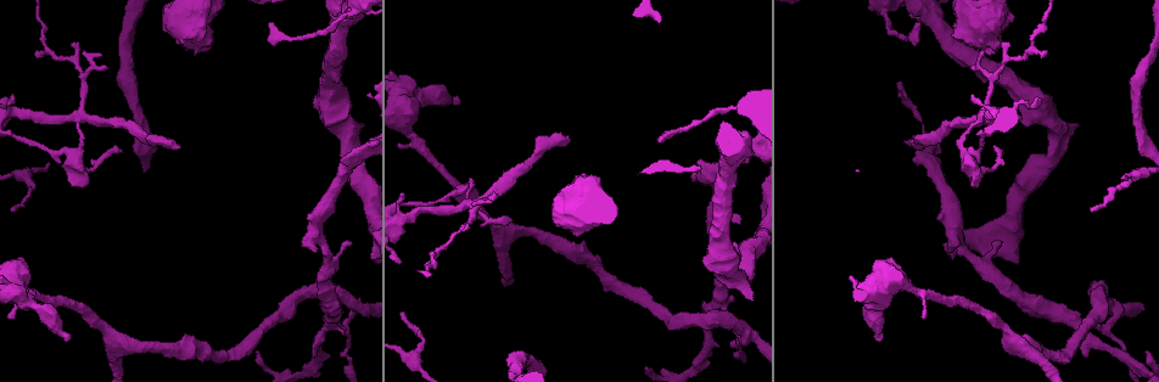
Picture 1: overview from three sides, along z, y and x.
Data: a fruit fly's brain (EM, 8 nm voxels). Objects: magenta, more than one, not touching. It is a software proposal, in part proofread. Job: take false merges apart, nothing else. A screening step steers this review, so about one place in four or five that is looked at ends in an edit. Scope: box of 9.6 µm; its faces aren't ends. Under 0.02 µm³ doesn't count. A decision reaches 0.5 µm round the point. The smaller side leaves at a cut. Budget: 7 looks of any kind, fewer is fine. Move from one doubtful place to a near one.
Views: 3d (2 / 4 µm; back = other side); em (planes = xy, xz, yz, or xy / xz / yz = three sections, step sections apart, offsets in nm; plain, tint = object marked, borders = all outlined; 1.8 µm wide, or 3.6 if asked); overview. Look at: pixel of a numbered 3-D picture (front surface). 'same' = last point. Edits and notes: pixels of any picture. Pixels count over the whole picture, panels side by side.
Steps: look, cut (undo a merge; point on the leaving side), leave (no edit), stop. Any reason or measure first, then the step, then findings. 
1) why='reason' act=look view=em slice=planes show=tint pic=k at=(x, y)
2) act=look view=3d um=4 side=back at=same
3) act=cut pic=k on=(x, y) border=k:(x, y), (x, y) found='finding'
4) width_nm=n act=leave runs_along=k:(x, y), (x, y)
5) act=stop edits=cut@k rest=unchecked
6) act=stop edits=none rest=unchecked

why='three arms meet' act=look view=em slice=yz step=8 show=tint pic=1 at=(999, 114)

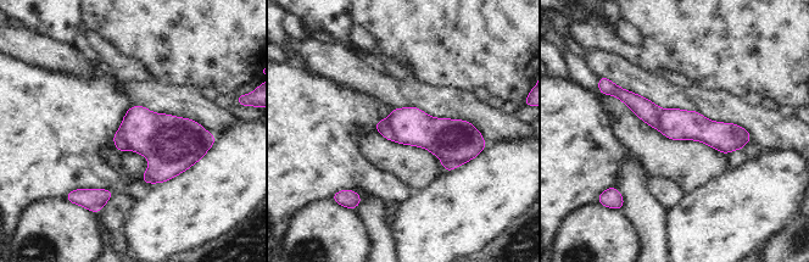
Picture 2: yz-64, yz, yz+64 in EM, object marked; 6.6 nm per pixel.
act=look view=em slice=xy step=8 show=tint at=same

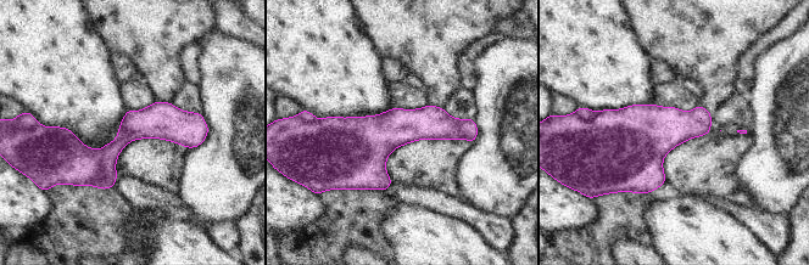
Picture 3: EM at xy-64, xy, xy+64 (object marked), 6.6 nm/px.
act=cut pic=3 on=(106, 175) border=3:(102, 150), (98, 173), (87, 184) found='a second neuron is stuck on'

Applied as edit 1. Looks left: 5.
why='sudden change in width' act=look view=3d um=2 pic=1 at=(1135, 178)

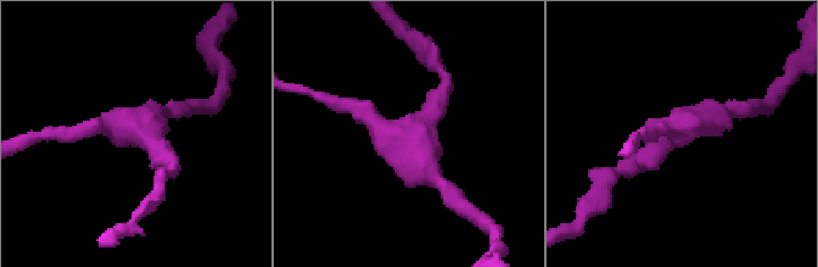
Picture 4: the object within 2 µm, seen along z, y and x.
act=look view=em slice=yz step=16 show=tint pic=4 at=(127, 128)

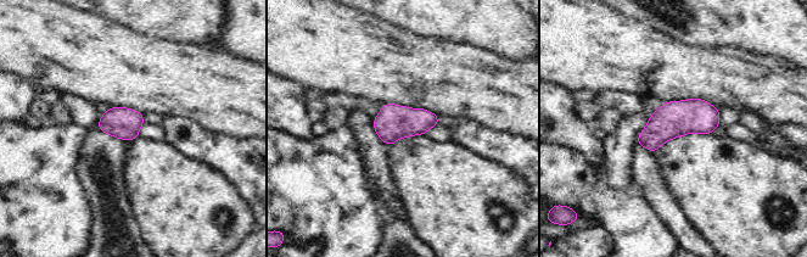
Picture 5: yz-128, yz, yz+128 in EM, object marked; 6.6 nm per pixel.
why='another direction' act=look view=em slice=planes show=tint at=same

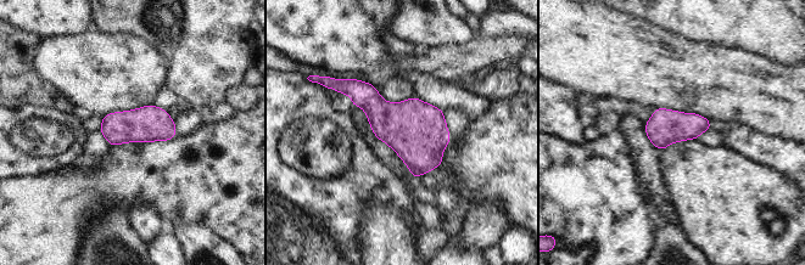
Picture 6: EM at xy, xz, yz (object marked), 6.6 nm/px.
act=leave found='one neuron here'

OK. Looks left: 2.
why='arms run side by side' act=look view=em slice=planes show=plain pic=1 at=(937, 21)

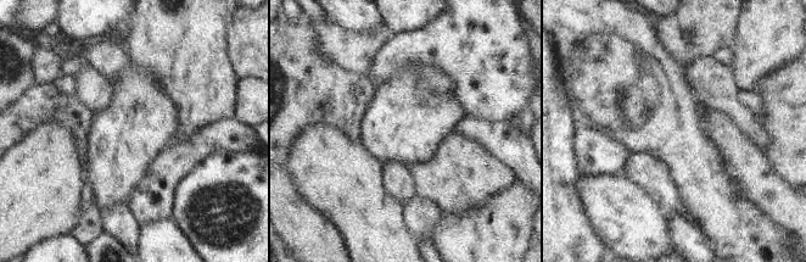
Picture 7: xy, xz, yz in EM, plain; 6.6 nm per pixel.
act=look view=em slice=planes show=tint at=same

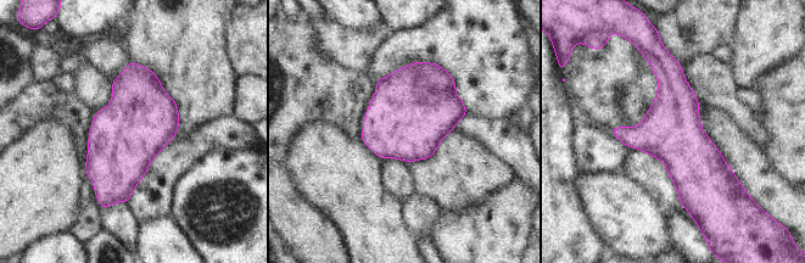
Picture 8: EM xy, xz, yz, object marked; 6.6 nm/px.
act=leave found='one neuron here'

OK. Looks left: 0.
act=stop edits=cut@3 rest=unchecked

